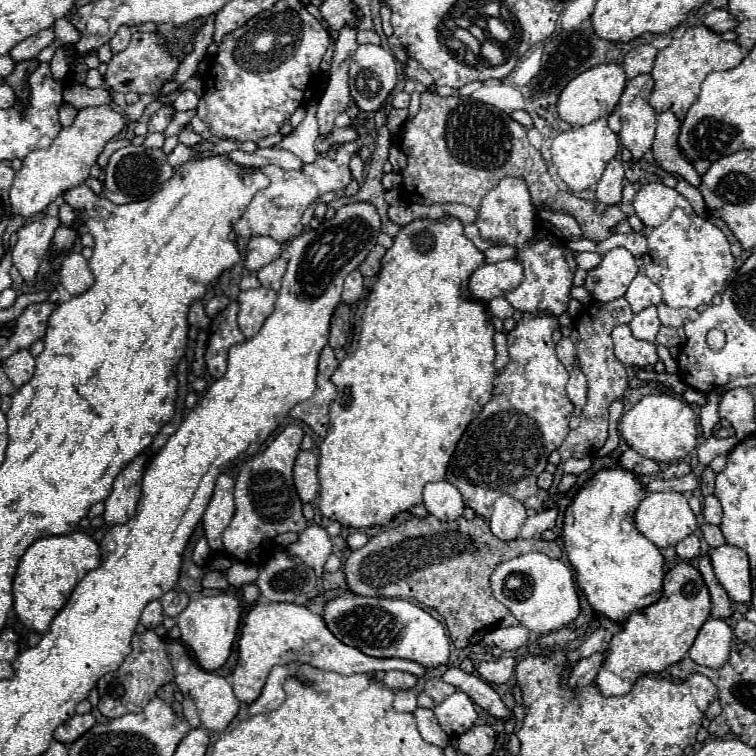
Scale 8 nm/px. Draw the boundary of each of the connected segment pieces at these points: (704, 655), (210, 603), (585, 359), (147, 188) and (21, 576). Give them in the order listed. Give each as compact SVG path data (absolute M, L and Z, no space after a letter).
M709 618L703 624L703 628L699 630L699 634L689 650L689 656L699 666L721 668L727 662L731 640L733 640L733 632L727 626L727 622Z
M231 594L195 598L177 616L177 626L181 630L181 642L193 652L197 664L207 672L213 672L227 662L237 639L239 622L241 622L241 604Z
M617 298L613 302L591 302L589 306L583 308L575 320L573 320L573 332L571 340L577 348L577 358L583 374L587 376L589 390L587 390L587 404L581 412L581 424L569 432L565 442L559 446L561 460L569 460L575 456L587 456L595 454L607 440L607 416L609 416L609 406L617 398L623 398L625 388L627 388L627 370L625 366L613 356L613 342L611 342L611 330L617 324L627 324L633 318L633 310L629 308L625 298Z
M127 146L109 158L109 164L105 168L105 182L103 182L103 196L111 200L113 204L129 204L135 200L147 200L147 196L153 196L163 188L163 184L173 176L173 168L167 162L167 156L159 148L147 148L147 146Z
M73 532L67 536L45 536L33 542L23 554L13 579L14 609L19 620L27 628L45 634L49 630L51 620L57 616L63 604L67 604L77 582L99 564L99 546L85 532Z

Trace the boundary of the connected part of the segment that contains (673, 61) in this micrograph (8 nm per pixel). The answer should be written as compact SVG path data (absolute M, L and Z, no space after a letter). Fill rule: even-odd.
M705 26L697 28L687 28L687 32L681 38L675 38L667 48L657 52L655 64L653 64L653 80L655 88L649 96L651 108L659 114L665 110L675 112L679 120L687 114L687 108L697 100L701 82L709 72L723 72L735 68L743 60L743 52L735 42L725 42L721 36Z

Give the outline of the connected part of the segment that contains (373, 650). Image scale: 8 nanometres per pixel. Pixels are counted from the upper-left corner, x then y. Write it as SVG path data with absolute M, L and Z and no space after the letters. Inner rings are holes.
M341 596L329 600L321 616L337 640L359 648L367 656L413 660L425 668L437 668L449 658L449 640L445 626L423 608L401 598Z

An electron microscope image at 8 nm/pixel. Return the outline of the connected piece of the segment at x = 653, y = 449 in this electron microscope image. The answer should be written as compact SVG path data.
M657 394L641 398L619 420L619 434L641 456L655 462L677 462L691 454L697 446L697 420L689 404L669 394Z

